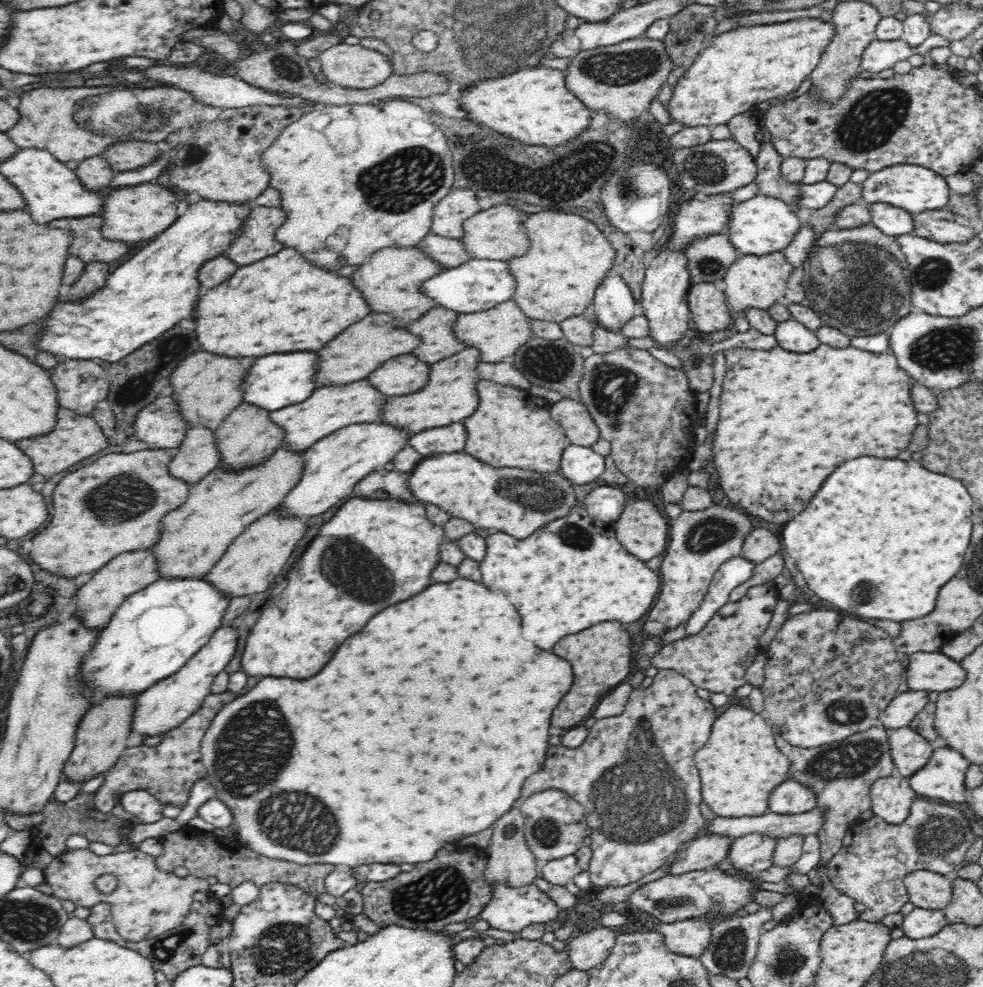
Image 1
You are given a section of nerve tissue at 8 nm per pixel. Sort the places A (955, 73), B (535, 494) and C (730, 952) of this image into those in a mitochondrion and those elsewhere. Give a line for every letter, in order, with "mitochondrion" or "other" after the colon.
A: other
B: mitochondrion
C: mitochondrion

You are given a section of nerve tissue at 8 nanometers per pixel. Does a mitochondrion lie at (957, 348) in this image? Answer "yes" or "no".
yes

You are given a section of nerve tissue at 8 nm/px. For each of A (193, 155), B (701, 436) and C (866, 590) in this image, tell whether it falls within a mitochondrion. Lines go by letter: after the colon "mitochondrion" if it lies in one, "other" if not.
A: mitochondrion
B: other
C: mitochondrion

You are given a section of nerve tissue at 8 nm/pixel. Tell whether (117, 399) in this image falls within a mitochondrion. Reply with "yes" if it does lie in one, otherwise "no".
yes

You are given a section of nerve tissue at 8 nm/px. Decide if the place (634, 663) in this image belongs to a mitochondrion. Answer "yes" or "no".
no

